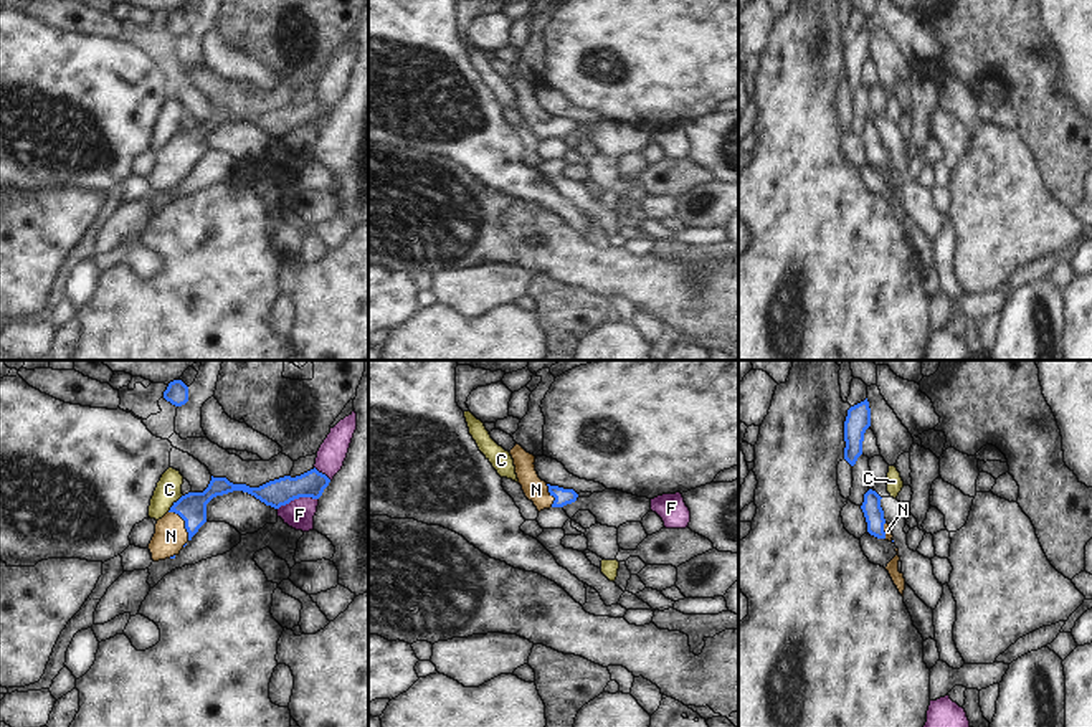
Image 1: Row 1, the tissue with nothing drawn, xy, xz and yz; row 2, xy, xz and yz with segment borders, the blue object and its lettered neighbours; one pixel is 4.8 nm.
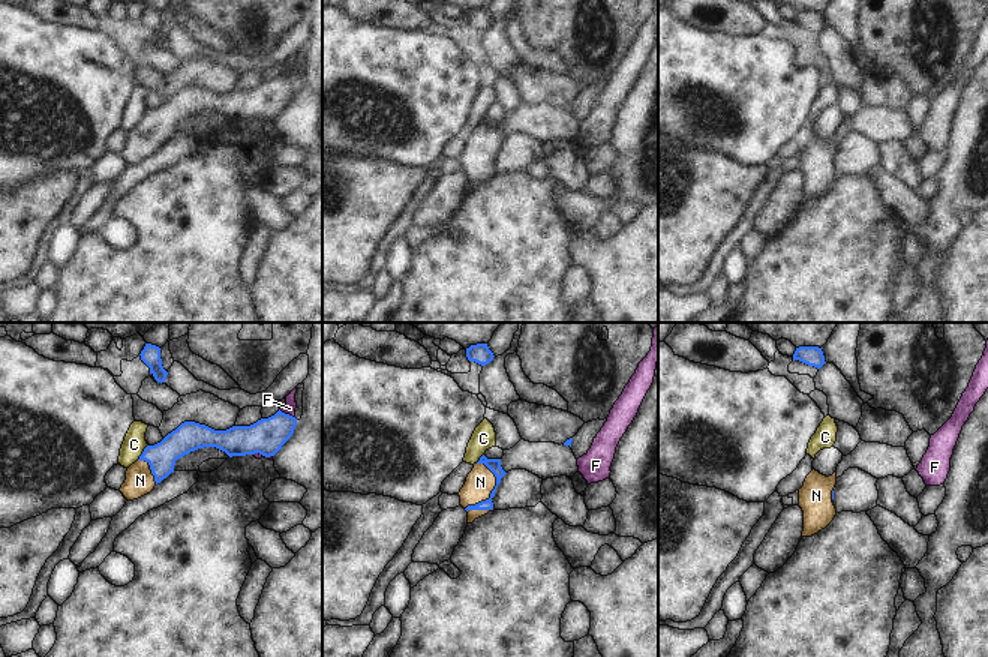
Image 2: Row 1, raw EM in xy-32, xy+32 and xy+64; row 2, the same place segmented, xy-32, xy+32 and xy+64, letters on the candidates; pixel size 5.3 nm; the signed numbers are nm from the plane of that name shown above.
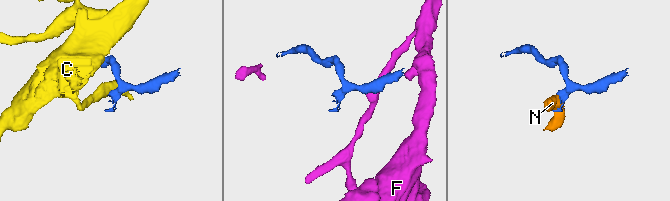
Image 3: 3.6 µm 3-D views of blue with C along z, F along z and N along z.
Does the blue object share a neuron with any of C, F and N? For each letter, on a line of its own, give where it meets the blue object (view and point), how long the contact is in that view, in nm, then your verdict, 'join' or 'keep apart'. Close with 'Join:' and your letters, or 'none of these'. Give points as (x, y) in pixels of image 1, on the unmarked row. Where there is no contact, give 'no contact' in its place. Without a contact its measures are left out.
C: xy (175, 133) | 120 nm | keep apart
F: xy (298, 128) | 200 nm | keep apart
N: xy (185, 152) | 170 nm | join
Join: N

